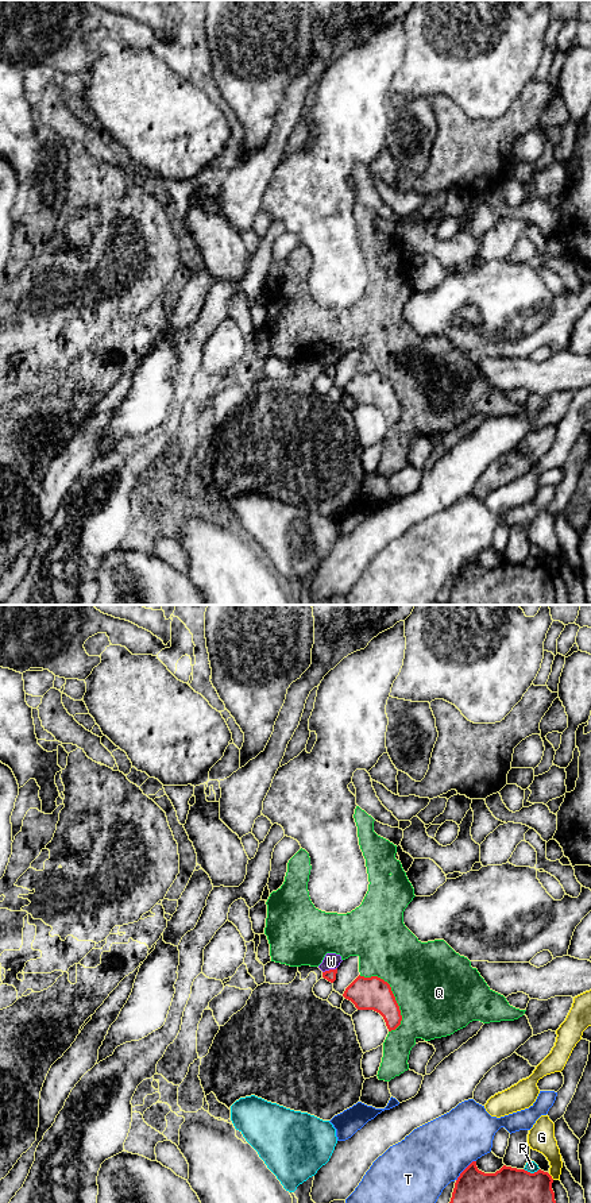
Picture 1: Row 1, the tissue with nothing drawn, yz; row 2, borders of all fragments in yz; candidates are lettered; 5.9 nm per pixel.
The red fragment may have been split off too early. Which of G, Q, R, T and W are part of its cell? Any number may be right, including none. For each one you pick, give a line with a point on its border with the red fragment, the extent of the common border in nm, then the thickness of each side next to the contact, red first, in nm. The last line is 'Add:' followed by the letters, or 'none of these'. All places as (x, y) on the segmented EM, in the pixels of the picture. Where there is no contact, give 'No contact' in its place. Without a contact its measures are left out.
Add: none of these

